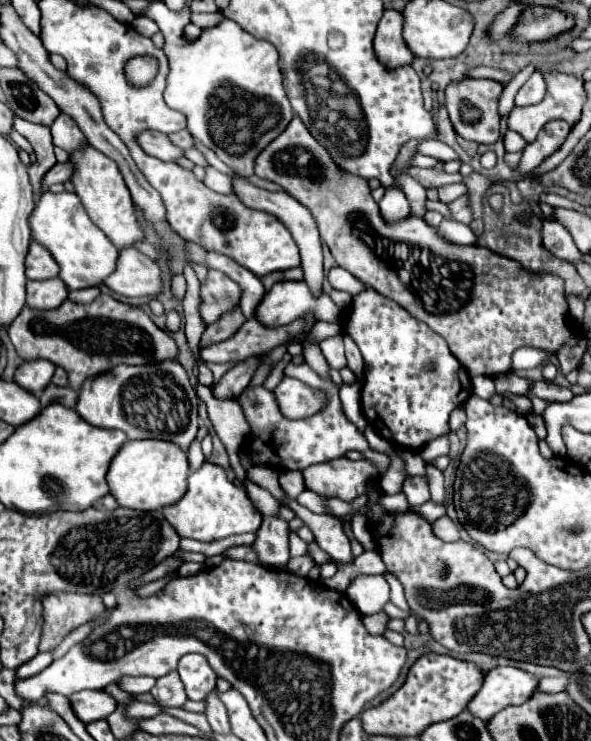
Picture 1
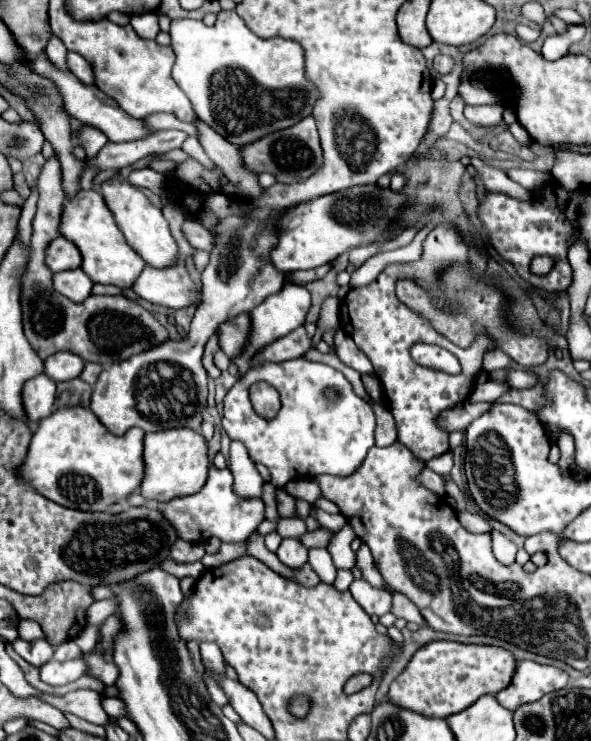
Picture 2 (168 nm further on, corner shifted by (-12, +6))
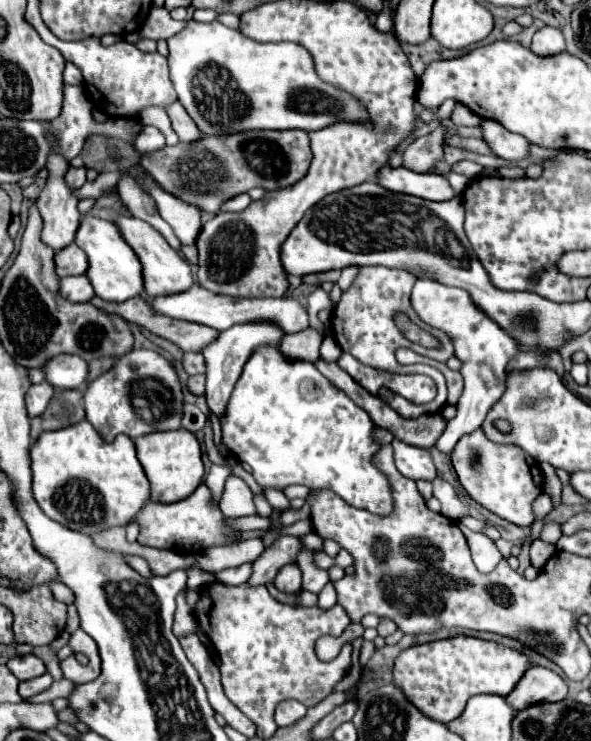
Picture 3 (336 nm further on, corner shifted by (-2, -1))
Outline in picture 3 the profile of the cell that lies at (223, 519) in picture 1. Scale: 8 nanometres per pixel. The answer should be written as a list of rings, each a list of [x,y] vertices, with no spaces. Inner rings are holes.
[[[202,483],[190,497],[176,501],[176,503],[152,503],[148,501],[144,509],[136,517],[140,525],[138,543],[158,549],[176,549],[176,551],[196,551],[200,547],[212,547],[212,545],[226,545],[232,543],[228,535],[232,535],[232,529],[224,525],[224,515],[210,501],[210,491]]]

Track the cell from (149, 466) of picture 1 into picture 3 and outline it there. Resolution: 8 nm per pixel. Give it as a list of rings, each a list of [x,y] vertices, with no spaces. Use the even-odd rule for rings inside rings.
[[[186,429],[176,431],[160,431],[160,433],[148,433],[138,437],[136,441],[136,453],[138,459],[146,471],[146,477],[150,481],[152,501],[162,503],[174,503],[184,497],[188,497],[204,477],[204,465],[202,465],[202,451],[194,437],[194,433]]]

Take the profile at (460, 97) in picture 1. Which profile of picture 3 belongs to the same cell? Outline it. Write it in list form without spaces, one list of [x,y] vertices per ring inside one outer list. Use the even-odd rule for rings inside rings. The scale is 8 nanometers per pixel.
[[[456,103],[456,107],[454,107],[450,119],[452,119],[452,123],[454,123],[456,127],[460,127],[460,125],[466,125],[466,127],[478,127],[478,123],[480,123],[480,117],[474,115],[468,107],[462,107],[460,103]]]

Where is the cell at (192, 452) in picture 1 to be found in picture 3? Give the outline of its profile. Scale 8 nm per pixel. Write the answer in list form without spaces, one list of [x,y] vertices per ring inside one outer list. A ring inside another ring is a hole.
[[[184,403],[184,417],[182,417],[182,427],[196,433],[204,427],[206,423],[206,415],[196,407],[196,405],[190,405],[190,403]]]

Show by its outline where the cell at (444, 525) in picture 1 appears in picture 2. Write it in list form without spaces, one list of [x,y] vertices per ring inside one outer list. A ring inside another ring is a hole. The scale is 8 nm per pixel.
[[[458,512],[458,520],[470,532],[490,532],[490,520],[484,516],[470,514],[470,512]]]

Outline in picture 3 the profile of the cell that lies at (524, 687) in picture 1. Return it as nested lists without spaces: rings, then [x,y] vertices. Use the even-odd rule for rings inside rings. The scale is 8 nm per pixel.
[[[530,667],[524,679],[520,679],[518,687],[506,697],[506,701],[516,711],[522,711],[536,703],[554,703],[566,697],[568,697],[568,685],[558,673],[546,667]]]

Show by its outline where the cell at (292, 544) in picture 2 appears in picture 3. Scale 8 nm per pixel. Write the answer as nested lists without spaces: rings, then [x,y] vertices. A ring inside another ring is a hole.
[[[286,565],[282,567],[282,571],[278,571],[274,585],[278,587],[278,591],[282,593],[298,593],[302,589],[302,573],[298,569],[298,565]]]

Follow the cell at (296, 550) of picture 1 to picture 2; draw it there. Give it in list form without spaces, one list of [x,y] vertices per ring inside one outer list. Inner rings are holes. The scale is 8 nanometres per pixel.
[[[312,548],[312,550],[308,550],[308,554],[310,554],[308,564],[314,568],[314,572],[320,576],[320,580],[332,584],[336,578],[336,566],[332,562],[330,552],[326,548]]]

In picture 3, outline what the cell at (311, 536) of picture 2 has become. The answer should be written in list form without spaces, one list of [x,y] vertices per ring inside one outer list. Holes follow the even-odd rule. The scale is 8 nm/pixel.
[[[282,535],[276,539],[276,543],[266,549],[254,563],[252,563],[252,575],[248,579],[250,587],[268,585],[274,581],[276,571],[288,563],[296,563],[296,555],[300,551],[300,541],[294,535]]]

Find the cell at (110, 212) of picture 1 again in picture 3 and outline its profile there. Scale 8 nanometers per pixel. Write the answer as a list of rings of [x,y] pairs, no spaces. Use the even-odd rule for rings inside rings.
[[[122,215],[116,219],[116,225],[120,227],[124,239],[132,245],[134,253],[138,255],[142,267],[144,267],[144,283],[146,283],[146,293],[150,297],[160,297],[160,295],[174,295],[174,293],[184,293],[194,285],[192,273],[190,273],[190,265],[186,263],[186,259],[172,249],[166,239],[154,231],[146,221],[136,219],[132,215]]]

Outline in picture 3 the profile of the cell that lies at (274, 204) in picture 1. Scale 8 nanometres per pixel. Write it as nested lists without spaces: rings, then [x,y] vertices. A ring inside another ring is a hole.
[[[174,101],[166,107],[166,113],[172,121],[172,129],[176,131],[176,135],[180,137],[182,143],[192,143],[196,139],[202,137],[202,133],[198,131],[196,123],[192,121],[192,117],[186,113],[186,109],[180,105],[180,101]]]

